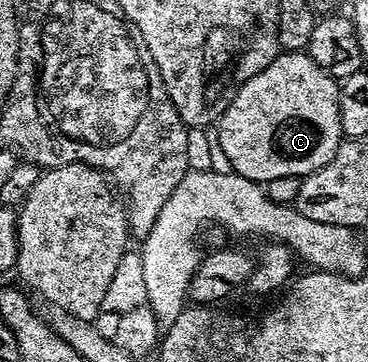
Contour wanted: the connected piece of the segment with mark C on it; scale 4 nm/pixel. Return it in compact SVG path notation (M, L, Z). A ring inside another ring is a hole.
M304 51L300 53L279 52L272 64L264 67L260 75L252 75L239 89L235 89L226 110L218 118L220 145L224 149L233 172L249 181L265 183L280 179L280 175L307 177L312 171L320 171L343 143L340 127L339 82L335 81Z

